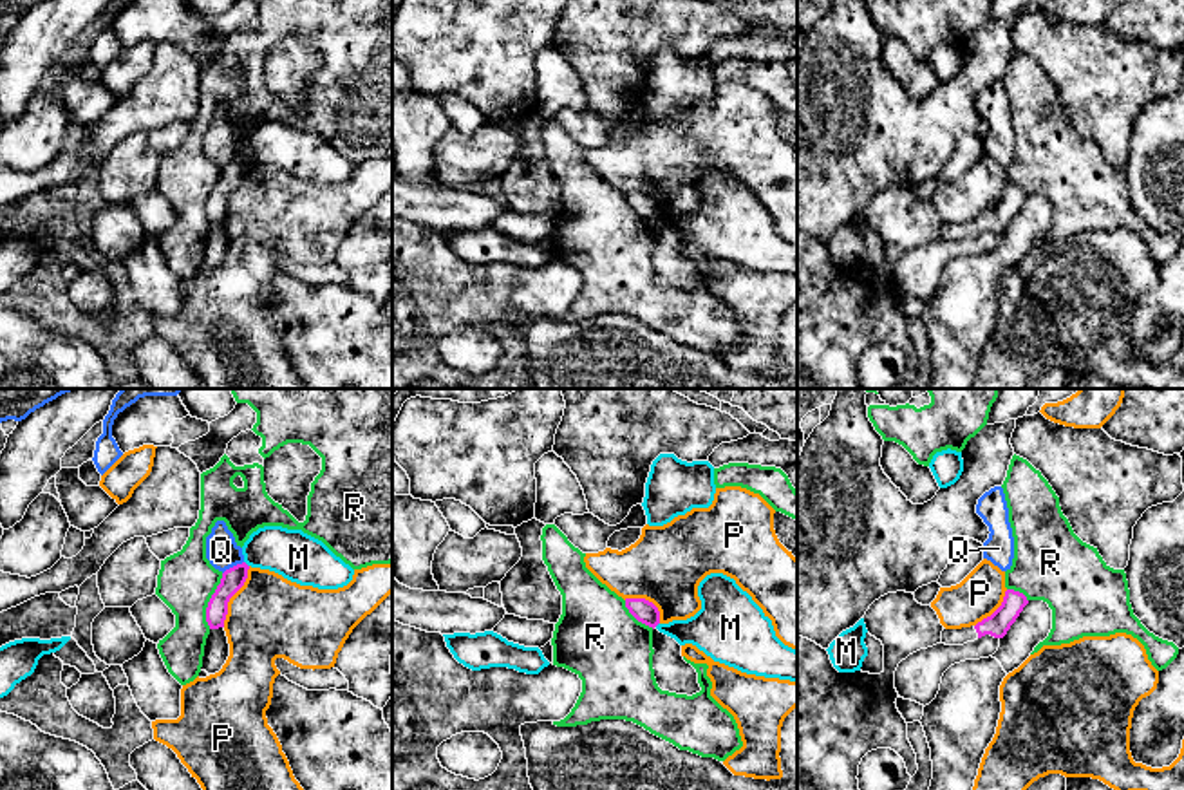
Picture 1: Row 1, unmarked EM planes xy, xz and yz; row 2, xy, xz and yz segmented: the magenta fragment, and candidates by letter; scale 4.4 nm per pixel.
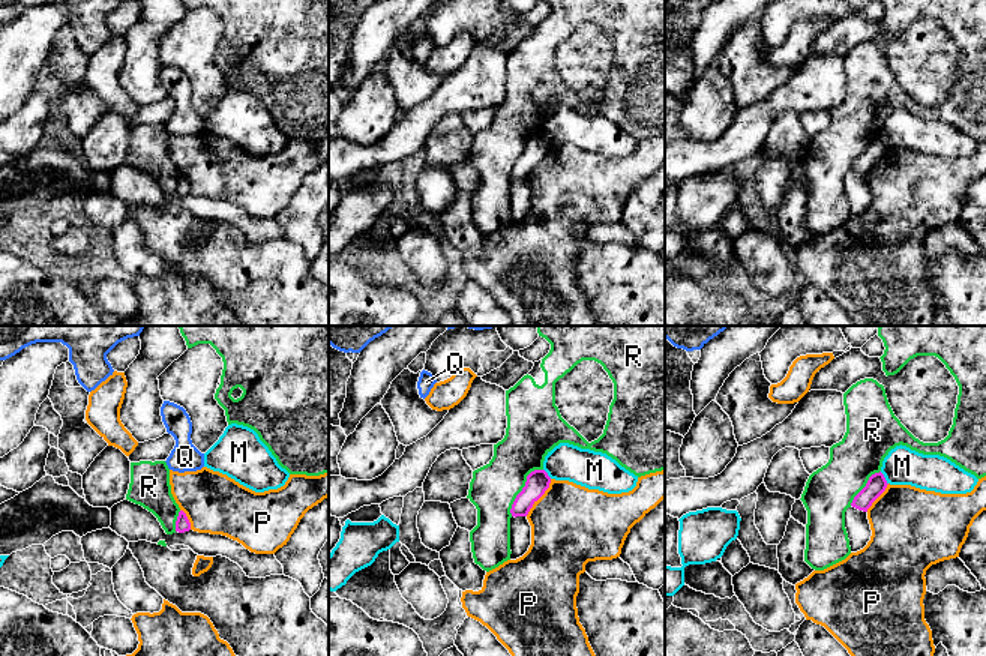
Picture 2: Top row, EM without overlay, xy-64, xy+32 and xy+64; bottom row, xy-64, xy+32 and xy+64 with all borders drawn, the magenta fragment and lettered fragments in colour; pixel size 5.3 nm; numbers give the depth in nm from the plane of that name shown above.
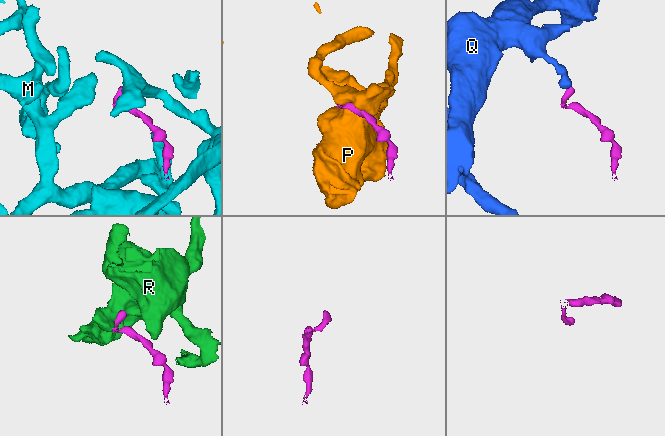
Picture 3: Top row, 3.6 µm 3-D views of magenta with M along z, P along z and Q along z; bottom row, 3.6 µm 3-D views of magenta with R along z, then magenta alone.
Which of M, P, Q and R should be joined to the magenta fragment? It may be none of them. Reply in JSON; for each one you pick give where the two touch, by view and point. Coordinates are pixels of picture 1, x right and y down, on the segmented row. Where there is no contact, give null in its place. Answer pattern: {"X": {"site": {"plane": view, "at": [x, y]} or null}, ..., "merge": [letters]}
{"merge": []}

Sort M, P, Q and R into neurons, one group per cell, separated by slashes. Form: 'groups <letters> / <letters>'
groups M / P / Q / R

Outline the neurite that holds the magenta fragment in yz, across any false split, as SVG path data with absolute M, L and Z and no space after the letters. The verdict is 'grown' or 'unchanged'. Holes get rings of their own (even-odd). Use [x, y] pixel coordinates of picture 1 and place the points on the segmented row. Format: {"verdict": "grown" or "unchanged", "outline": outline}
{"verdict": "grown", "outline": "M1007 589L1001 606L987 618L971 627L942 631L942 644L963 645L985 635L1003 638L1010 625L1016 622L1023 607L1029 604L1027 597L1020 591Z"}

